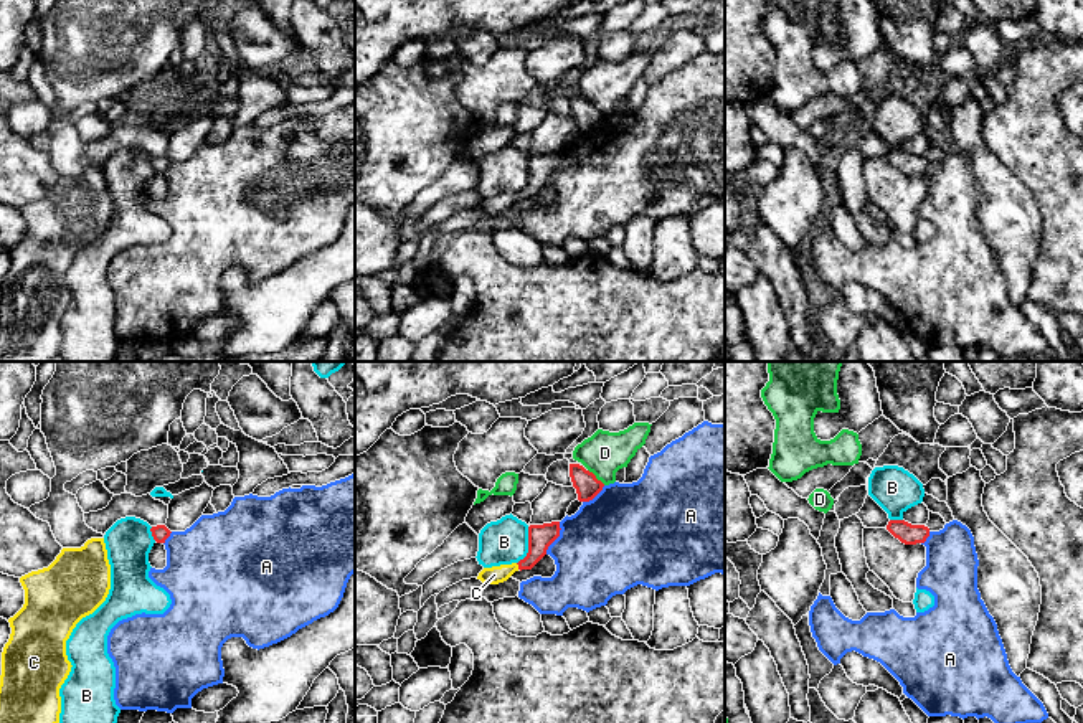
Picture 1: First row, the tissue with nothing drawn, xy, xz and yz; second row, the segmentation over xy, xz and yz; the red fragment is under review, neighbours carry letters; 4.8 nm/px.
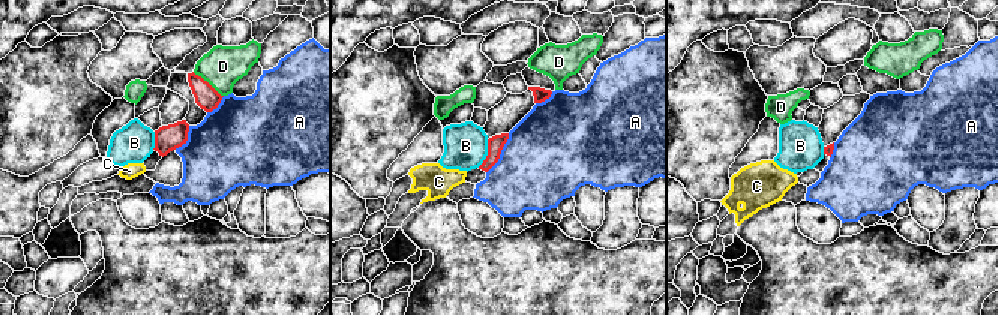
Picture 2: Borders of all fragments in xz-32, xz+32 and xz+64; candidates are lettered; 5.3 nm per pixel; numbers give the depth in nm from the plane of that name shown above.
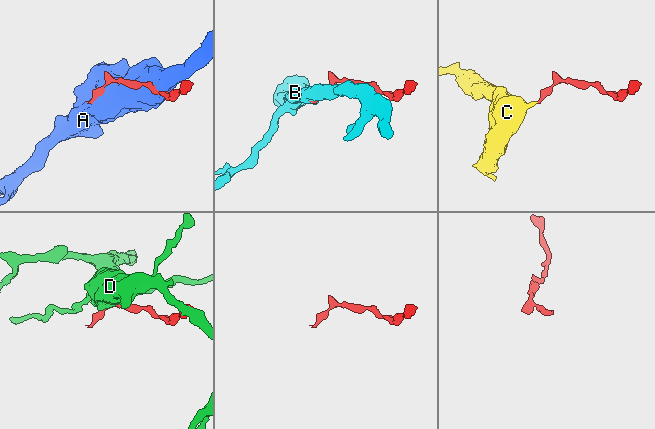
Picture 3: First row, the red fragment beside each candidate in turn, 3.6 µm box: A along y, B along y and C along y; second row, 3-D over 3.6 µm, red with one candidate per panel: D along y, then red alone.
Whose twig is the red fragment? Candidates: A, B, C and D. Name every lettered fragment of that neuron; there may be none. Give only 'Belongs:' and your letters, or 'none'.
Belongs: C

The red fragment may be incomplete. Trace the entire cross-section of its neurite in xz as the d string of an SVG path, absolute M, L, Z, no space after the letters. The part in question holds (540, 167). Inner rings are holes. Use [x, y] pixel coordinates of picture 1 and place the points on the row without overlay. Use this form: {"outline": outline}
{"outline": "M560 152L530 155L527 187L518 193L484 198L477 210L484 215L499 215L518 200L532 200L546 185L548 177L560 167L560 160Z"}

